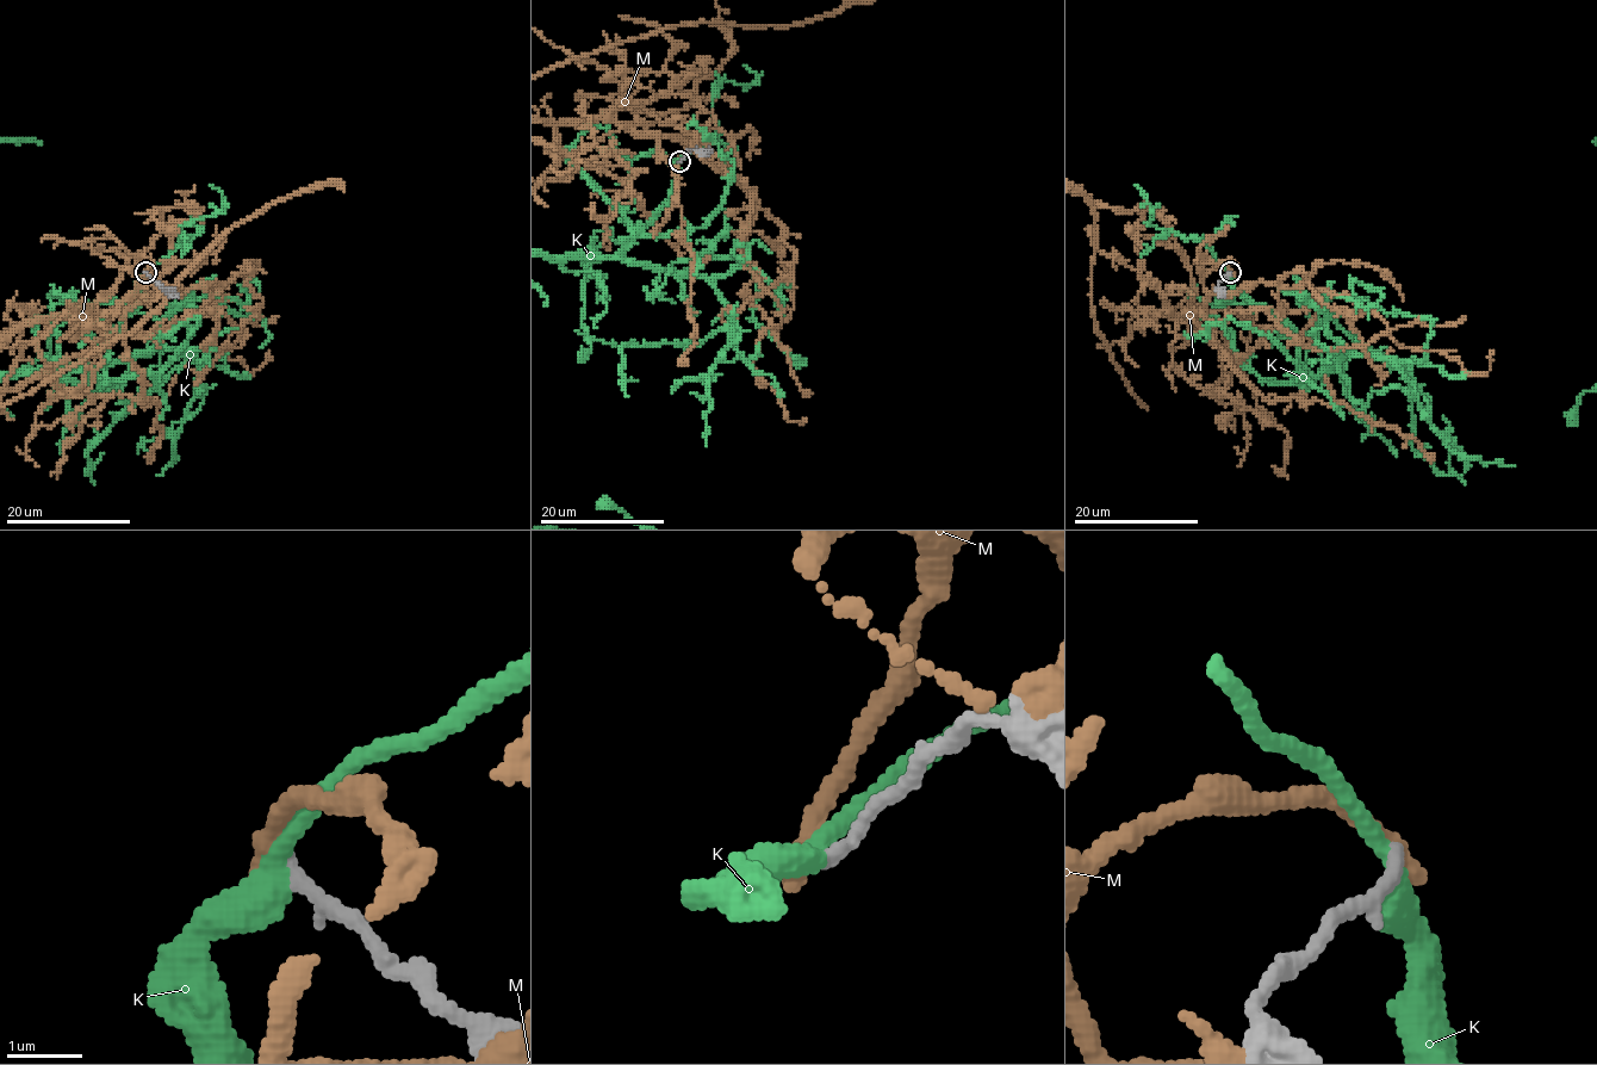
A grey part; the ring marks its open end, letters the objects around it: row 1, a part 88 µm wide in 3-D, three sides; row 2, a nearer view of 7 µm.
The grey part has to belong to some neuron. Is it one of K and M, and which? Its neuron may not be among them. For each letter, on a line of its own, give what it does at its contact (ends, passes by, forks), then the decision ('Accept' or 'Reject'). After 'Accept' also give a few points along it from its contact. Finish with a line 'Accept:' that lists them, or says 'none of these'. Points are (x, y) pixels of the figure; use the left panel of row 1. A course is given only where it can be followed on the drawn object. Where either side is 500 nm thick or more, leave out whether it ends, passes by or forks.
K: It passes by. Reject
M: It ends there. Reject
Accept: none of these

